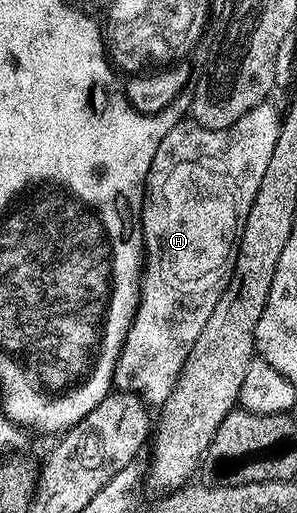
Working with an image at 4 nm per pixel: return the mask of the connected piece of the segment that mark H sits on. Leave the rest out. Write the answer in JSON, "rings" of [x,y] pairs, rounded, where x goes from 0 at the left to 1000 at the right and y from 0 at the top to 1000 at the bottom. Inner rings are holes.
{"rings":[[[886,199],[862,205],[822,230],[798,234],[778,250],[714,253],[653,240],[650,232],[616,232],[566,261],[552,261],[552,277],[525,290],[525,308],[512,308],[512,324],[492,349],[492,388],[478,394],[478,462],[485,466],[485,520],[478,526],[478,571],[465,583],[465,602],[451,614],[444,635],[424,653],[404,698],[384,715],[384,749],[414,762],[475,768],[488,786],[505,791],[539,791],[582,760],[599,731],[660,659],[673,659],[673,643],[687,643],[687,628],[700,628],[714,604],[727,604],[727,589],[741,589],[741,573],[768,558],[795,519],[795,495],[808,480],[808,464],[822,456],[822,433],[835,433],[835,409],[848,409],[848,394],[862,386],[862,370],[875,370],[875,353],[889,349],[889,331],[902,331],[902,314],[916,308],[916,290],[929,287],[929,269],[943,248],[943,218]]]}

